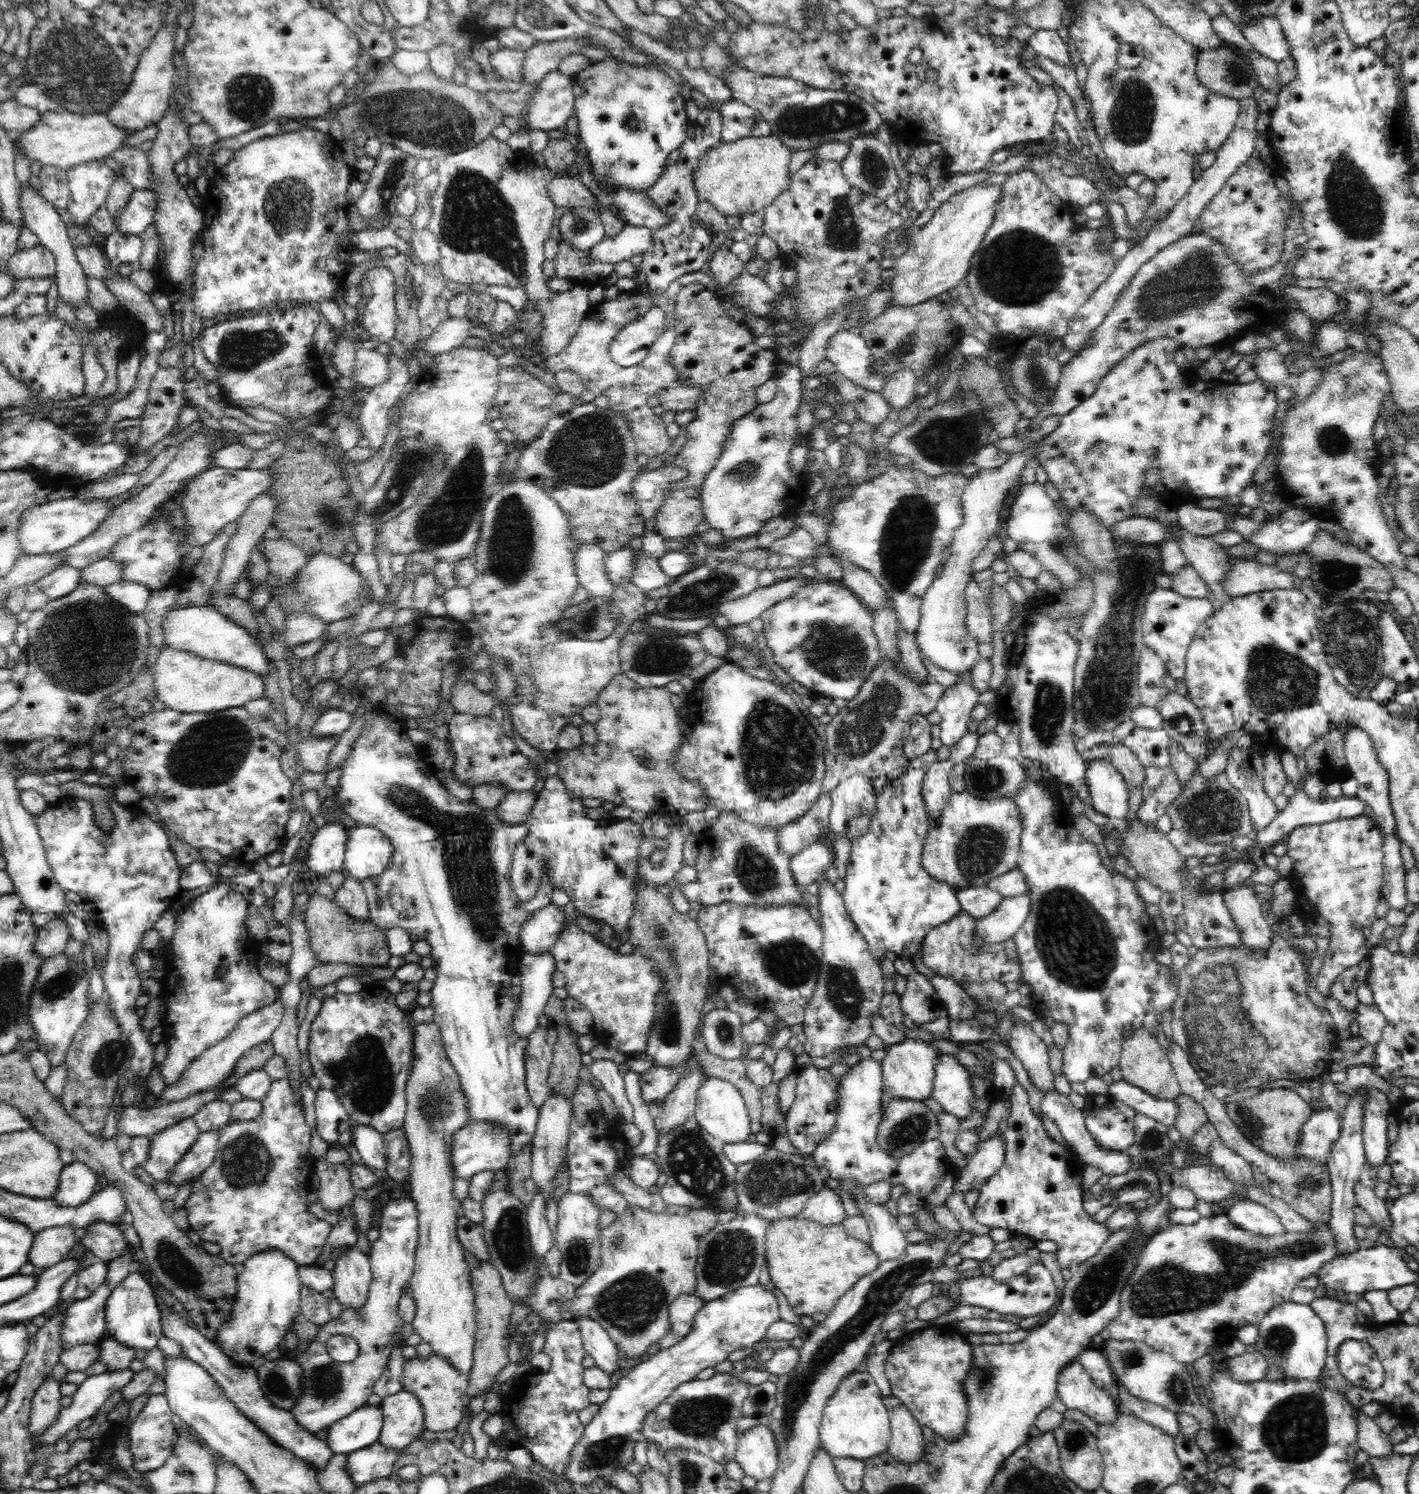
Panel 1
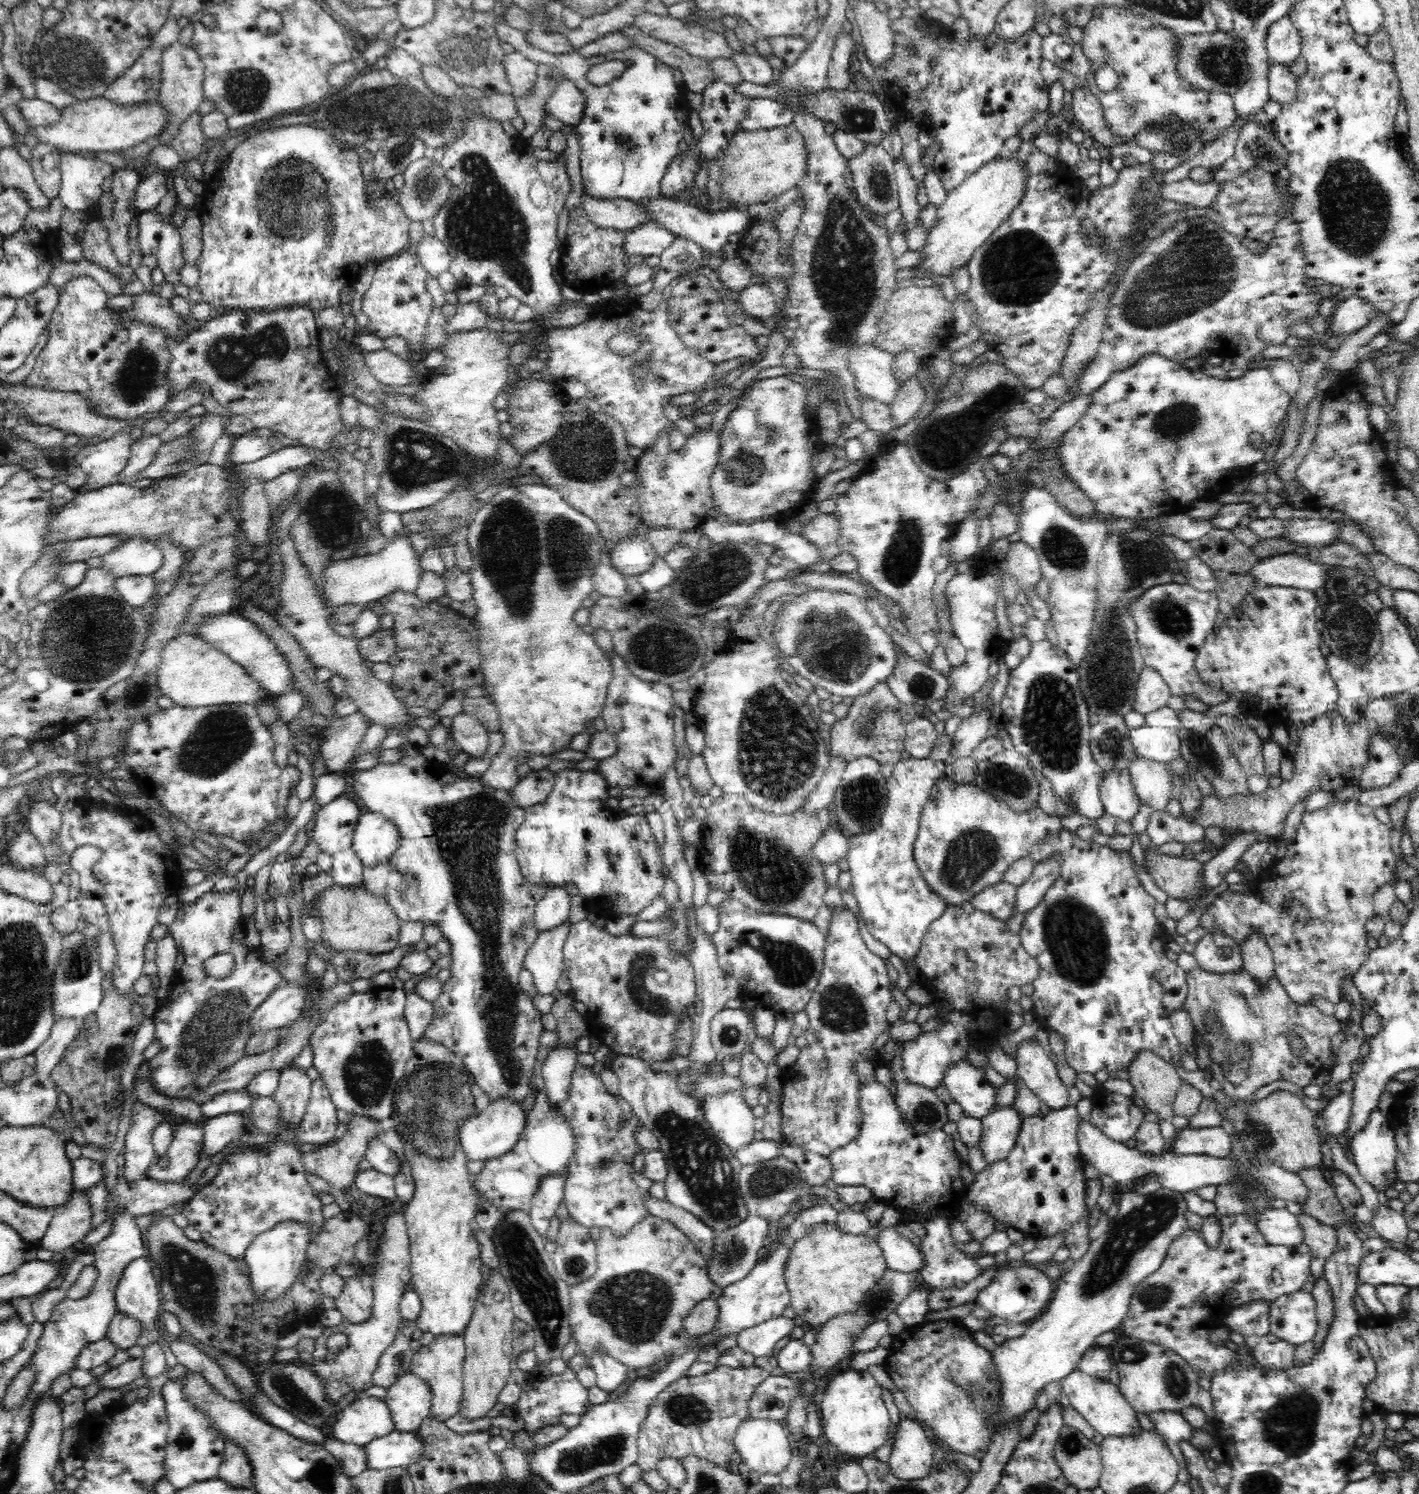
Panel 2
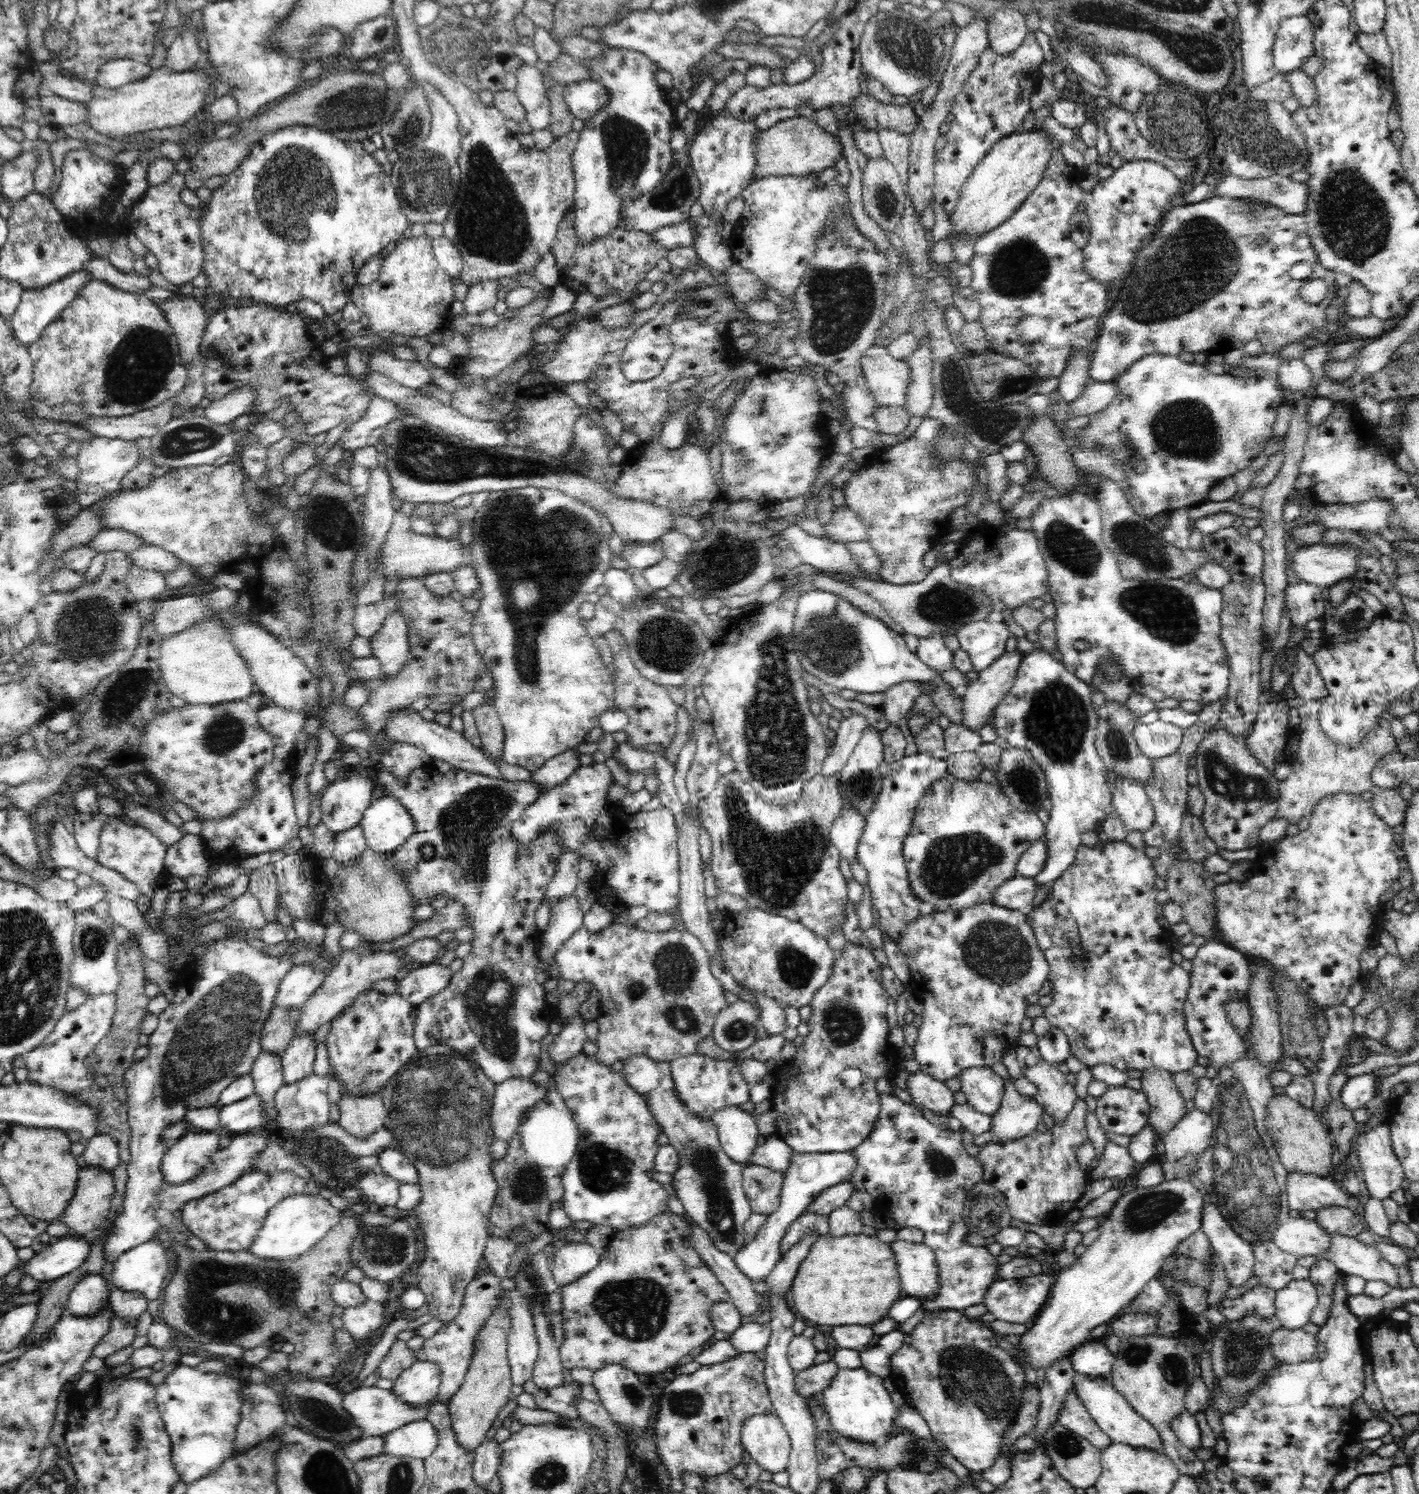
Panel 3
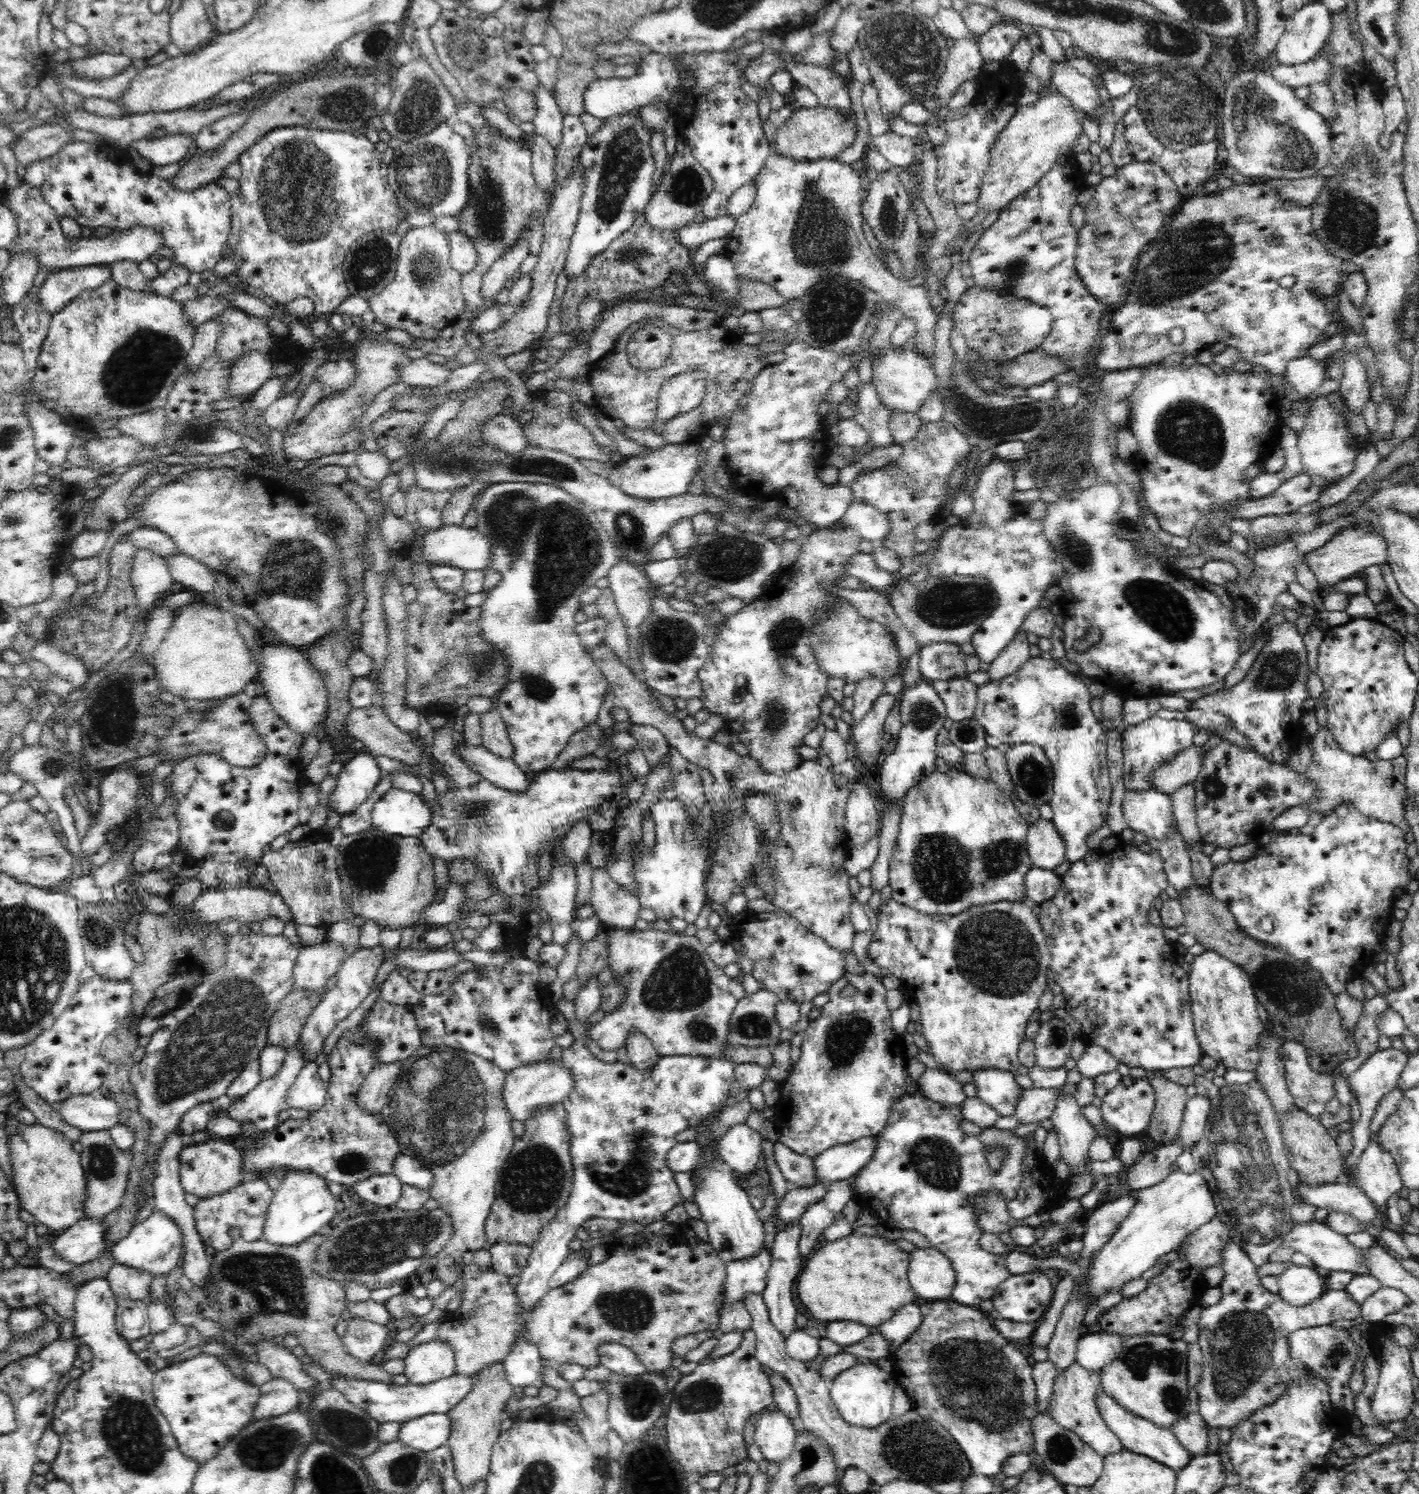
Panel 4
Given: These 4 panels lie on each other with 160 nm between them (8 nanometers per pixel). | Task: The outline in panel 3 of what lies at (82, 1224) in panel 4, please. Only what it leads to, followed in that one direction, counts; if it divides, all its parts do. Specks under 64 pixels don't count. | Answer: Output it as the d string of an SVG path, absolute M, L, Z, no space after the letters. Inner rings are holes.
M77 1235L77 1238L60 1237L57 1242L50 1242L28 1262L22 1263L21 1274L29 1274L40 1284L44 1280L52 1282L72 1272L72 1269L78 1268L90 1254L88 1235Z

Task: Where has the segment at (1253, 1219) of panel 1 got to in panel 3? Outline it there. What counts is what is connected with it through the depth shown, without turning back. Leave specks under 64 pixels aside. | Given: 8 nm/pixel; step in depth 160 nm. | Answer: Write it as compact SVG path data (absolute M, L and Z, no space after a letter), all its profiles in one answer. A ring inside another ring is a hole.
M1302 1217L1279 1221L1270 1229L1269 1237L1284 1252L1316 1259L1330 1248L1332 1242L1330 1233L1320 1227L1318 1221Z

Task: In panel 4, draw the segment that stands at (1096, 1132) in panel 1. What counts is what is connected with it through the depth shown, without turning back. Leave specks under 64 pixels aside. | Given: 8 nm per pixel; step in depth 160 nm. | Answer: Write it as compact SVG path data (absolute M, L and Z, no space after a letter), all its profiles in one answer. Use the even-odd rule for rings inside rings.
M1124 1076L1106 1096L1099 1112L1120 1137L1146 1132L1155 1106L1155 1094L1149 1080Z

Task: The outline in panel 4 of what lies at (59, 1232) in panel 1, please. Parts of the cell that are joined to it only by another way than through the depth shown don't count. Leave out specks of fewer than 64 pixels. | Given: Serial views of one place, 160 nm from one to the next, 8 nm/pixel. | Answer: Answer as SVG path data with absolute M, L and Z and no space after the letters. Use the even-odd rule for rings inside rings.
M109 1129L101 1131L85 1132L80 1136L79 1142L83 1146L80 1162L84 1173L86 1173L86 1202L85 1216L89 1220L100 1220L110 1212L120 1207L122 1198L128 1188L128 1178L134 1169L132 1164L132 1151L126 1149L120 1151L112 1137Z

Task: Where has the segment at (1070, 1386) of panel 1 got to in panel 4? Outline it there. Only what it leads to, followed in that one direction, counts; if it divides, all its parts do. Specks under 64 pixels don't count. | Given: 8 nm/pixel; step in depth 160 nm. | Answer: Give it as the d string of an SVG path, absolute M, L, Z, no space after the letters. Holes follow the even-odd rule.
M1103 1390L1098 1394L1096 1402L1109 1430L1112 1430L1112 1432L1118 1436L1118 1439L1126 1451L1156 1460L1156 1463L1164 1464L1164 1467L1172 1469L1176 1475L1178 1475L1191 1460L1192 1455L1189 1454L1188 1450L1176 1439L1171 1428L1157 1426L1150 1420L1145 1420L1140 1416L1128 1412L1128 1409L1120 1407L1120 1405L1103 1392Z

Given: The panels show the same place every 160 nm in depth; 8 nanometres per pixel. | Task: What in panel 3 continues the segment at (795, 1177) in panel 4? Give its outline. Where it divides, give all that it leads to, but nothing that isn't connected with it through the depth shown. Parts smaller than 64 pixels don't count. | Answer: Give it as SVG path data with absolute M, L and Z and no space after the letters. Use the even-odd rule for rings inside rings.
M772 1134L762 1145L754 1148L754 1154L750 1156L747 1164L765 1166L785 1175L790 1166L790 1156L792 1148L789 1144L776 1134Z

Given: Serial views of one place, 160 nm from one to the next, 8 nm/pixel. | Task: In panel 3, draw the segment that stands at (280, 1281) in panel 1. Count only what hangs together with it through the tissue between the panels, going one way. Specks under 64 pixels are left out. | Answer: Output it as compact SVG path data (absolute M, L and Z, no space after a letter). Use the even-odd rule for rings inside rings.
M292 1195L284 1197L280 1204L272 1208L263 1222L262 1228L257 1232L256 1238L249 1251L262 1259L294 1260L297 1256L308 1252L326 1233L340 1222L345 1212L334 1208L331 1202L317 1195Z

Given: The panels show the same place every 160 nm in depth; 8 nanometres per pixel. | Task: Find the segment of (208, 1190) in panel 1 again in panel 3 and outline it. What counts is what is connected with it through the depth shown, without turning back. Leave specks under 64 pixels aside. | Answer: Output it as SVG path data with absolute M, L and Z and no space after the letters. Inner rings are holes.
M314 1031L294 1037L281 1056L285 1084L296 1084L313 1074L316 1056ZM255 1169L248 1174L240 1174L232 1184L224 1186L212 1194L188 1201L182 1208L180 1220L194 1236L198 1236L207 1248L216 1251L245 1251L262 1228L268 1212L280 1201L292 1195L317 1195L321 1186L291 1172L260 1172Z

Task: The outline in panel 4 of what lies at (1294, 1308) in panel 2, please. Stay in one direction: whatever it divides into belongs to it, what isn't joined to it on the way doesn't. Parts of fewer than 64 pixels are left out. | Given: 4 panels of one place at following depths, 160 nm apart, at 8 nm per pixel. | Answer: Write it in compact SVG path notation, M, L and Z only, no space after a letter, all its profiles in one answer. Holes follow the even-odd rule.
M1290 1262L1288 1268L1276 1277L1280 1297L1290 1305L1304 1306L1316 1300L1324 1290L1324 1277L1310 1266Z

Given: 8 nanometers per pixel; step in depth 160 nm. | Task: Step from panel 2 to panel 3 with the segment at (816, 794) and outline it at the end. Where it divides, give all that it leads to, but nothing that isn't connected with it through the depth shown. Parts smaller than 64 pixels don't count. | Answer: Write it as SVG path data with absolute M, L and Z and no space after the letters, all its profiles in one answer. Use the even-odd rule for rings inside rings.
M853 712L850 717L843 718L839 725L840 728L835 731L836 741L829 748L828 756L822 763L820 772L822 775L826 777L838 776L846 762L850 760L851 754L867 726L868 720L862 714Z

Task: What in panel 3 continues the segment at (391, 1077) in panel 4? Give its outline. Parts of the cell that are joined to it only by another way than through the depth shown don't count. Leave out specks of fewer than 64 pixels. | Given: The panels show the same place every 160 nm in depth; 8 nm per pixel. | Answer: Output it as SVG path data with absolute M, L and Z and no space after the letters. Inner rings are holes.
M372 1093L369 1095L348 1095L339 1100L339 1123L354 1137L358 1139L368 1138L374 1131L384 1127L384 1119L388 1111L383 1103L383 1093Z

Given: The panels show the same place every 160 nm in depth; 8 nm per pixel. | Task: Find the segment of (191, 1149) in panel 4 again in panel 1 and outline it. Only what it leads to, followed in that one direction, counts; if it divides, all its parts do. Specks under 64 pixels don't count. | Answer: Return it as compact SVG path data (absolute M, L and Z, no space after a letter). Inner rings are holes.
M193 1117L182 1118L178 1122L164 1128L152 1136L150 1150L145 1162L142 1164L144 1170L156 1181L166 1182L170 1170L182 1160L184 1154L200 1136Z

